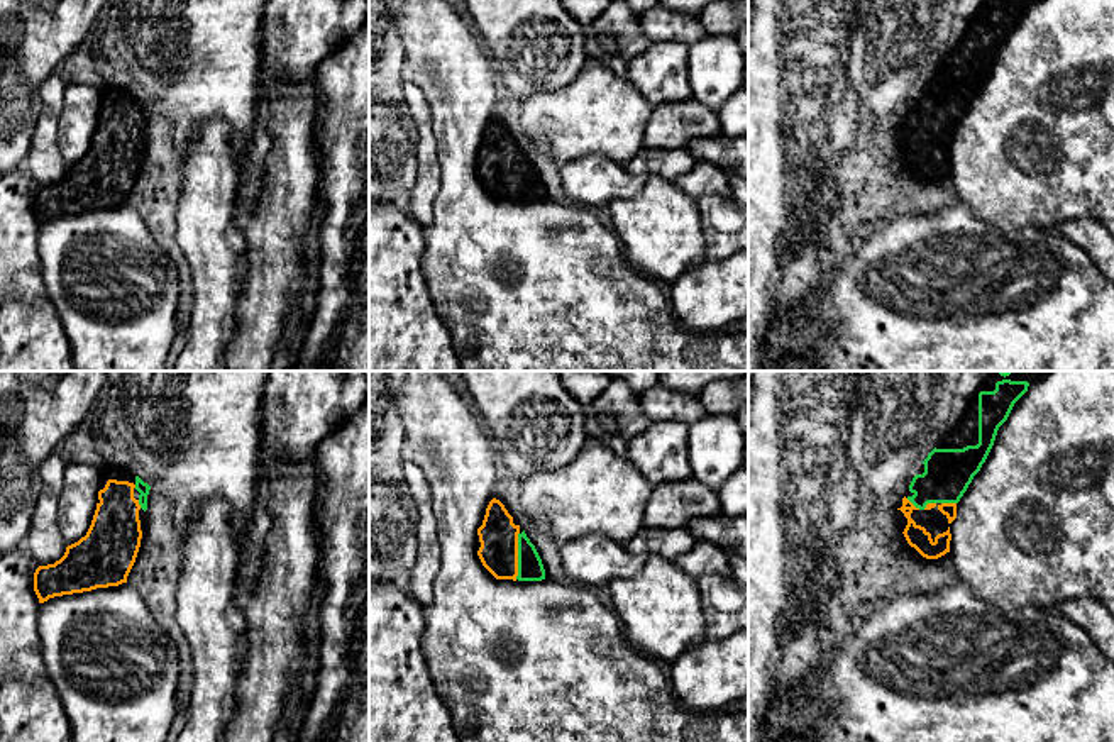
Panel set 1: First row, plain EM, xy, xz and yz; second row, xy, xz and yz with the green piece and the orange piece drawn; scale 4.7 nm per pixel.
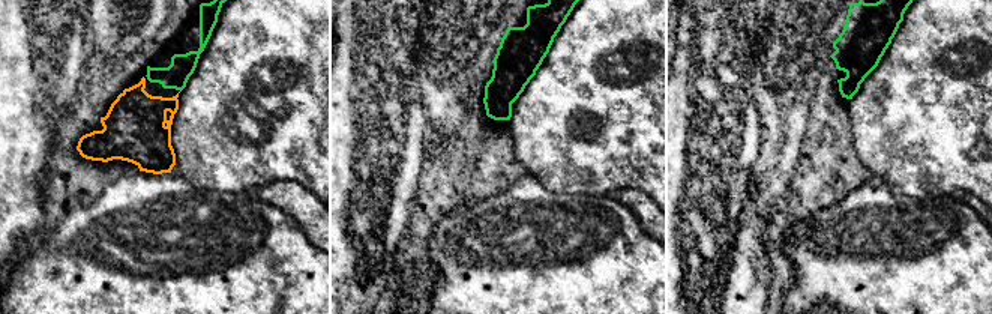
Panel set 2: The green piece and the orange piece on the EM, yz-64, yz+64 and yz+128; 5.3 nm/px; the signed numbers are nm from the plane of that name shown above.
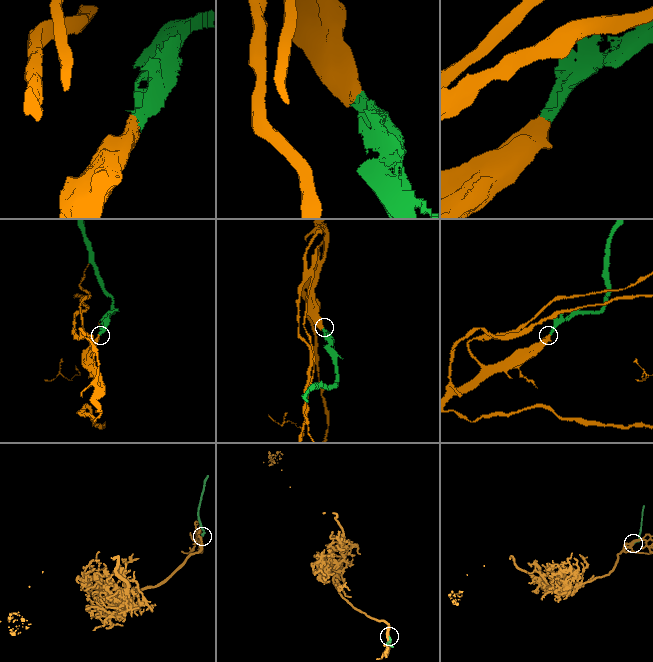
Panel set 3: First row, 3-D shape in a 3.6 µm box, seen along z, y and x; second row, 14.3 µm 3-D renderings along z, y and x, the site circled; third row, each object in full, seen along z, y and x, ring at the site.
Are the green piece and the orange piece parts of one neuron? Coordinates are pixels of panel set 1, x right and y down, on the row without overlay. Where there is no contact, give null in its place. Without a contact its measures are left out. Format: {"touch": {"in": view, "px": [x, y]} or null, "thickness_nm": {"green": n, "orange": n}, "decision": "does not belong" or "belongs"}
{"touch": {"in": "xz", "px": [518, 177]}, "thickness_nm": {"green": 120, "orange": 190}, "decision": "belongs"}

